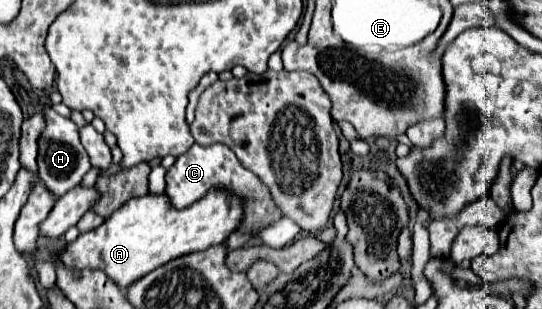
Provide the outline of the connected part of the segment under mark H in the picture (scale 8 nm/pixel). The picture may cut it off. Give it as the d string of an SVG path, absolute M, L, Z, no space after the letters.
M46 108L46 130L40 136L40 152L38 152L38 172L42 176L42 182L46 184L46 188L54 194L54 196L62 196L64 192L76 188L80 184L80 180L84 178L84 174L92 168L86 150L80 144L80 134L78 134L78 126L70 120L64 118L60 114L56 114L54 110Z

